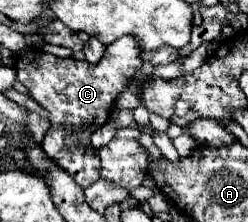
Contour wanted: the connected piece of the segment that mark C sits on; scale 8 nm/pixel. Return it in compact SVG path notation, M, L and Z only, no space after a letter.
M123 36L109 44L97 66L73 58L57 58L45 52L37 52L33 60L29 60L29 50L19 52L17 78L29 90L31 98L49 112L49 130L41 146L81 188L91 186L101 170L101 160L89 138L109 120L113 100L127 88L127 72L133 74L143 64L141 52L143 48L133 36Z

